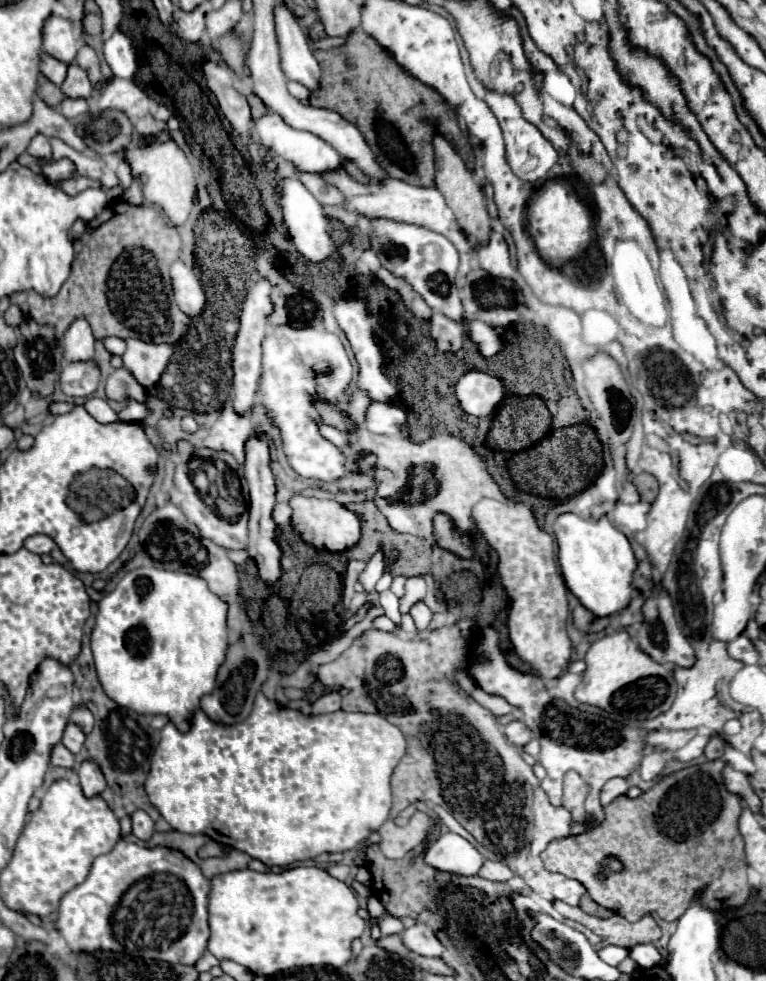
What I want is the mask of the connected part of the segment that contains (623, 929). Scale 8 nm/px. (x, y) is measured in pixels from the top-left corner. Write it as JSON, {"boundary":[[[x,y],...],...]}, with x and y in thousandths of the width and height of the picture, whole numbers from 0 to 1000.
{"boundary":[[[728,917],[723,919],[723,924],[726,924],[726,928],[731,928],[731,932],[736,936],[752,938],[752,940],[762,942],[765,946],[770,946],[773,950],[783,952],[783,956],[789,956],[786,964],[802,962],[802,964],[812,964],[812,966],[825,966],[833,962],[851,962],[864,954],[862,944],[854,940],[851,934],[841,934],[833,940],[820,940],[809,932],[802,932],[799,936],[786,938],[778,934],[768,934],[757,926],[742,924],[742,922],[728,919]]]}

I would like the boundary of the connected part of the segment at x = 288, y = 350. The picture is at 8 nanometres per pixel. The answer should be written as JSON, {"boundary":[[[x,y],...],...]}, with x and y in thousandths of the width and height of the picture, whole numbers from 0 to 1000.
{"boundary":[[[360,332],[360,338],[342,351],[342,375],[337,402],[368,440],[368,453],[379,475],[397,487],[444,487],[452,481],[449,467],[436,453],[418,444],[407,428],[407,406],[439,410],[460,387],[460,373],[444,345],[423,334]]]}

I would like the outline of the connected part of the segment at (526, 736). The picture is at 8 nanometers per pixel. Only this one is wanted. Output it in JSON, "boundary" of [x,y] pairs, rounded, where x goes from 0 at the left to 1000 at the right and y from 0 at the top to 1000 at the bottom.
{"boundary":[[[671,734],[671,736],[661,738],[661,740],[658,740],[658,746],[661,746],[663,754],[666,754],[671,760],[676,760],[676,762],[687,760],[687,758],[695,754],[692,742],[689,742],[684,736],[679,736],[679,734]]]}

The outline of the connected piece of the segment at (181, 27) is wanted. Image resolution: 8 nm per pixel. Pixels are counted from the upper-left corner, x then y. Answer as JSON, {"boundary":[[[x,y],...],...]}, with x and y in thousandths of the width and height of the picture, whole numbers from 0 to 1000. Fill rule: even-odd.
{"boundary":[[[256,8],[251,12],[238,12],[238,10],[227,10],[227,27],[225,31],[245,41],[245,43],[258,43],[269,31],[266,27],[266,14]]]}

